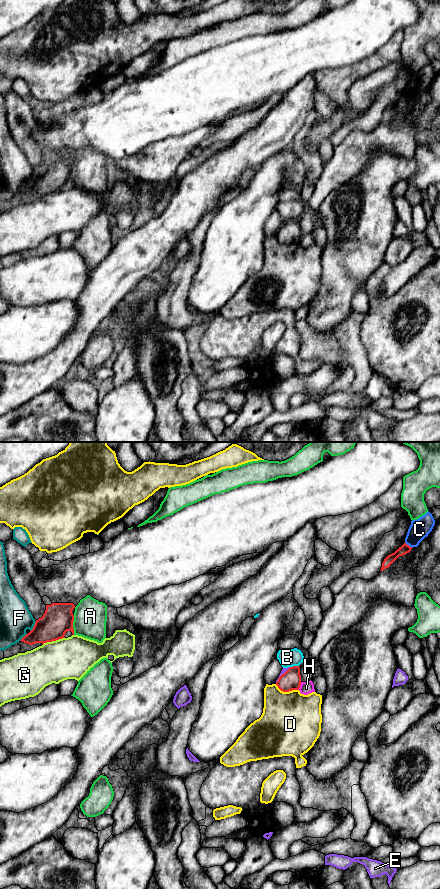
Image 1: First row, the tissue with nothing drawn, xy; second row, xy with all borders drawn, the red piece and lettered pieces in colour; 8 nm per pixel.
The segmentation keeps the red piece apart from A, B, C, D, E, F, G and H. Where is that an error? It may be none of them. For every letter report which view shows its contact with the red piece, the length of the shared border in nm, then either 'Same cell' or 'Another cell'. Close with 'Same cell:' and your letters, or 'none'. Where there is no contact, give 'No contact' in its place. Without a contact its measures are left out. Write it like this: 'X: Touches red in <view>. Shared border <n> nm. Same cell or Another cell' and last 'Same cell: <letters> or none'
A: Touches red in xy. Shared border 160 nm. Another cell
B: Touches red in xy. Shared border 70 nm. Another cell
C: Touches red in xy. Shared border 80 nm. Another cell
D: Touches red in xy. Shared border 200 nm. Another cell
E: Touches red in xy. Shared border 170 nm. Another cell
F: Touches red in xy. Shared border 100 nm. Another cell
G: Touches red in xy. Shared border 190 nm. Another cell
H: Touches red in xy. Shared border 70 nm. Another cell
Same cell: none

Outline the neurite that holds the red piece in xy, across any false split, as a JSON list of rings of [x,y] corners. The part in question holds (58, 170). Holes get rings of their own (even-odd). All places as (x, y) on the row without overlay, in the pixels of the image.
[[[52,155],[46,157],[45,165],[36,172],[33,181],[20,193],[33,197],[47,195],[65,190],[65,185],[71,183],[74,187],[72,162],[73,155]]]

